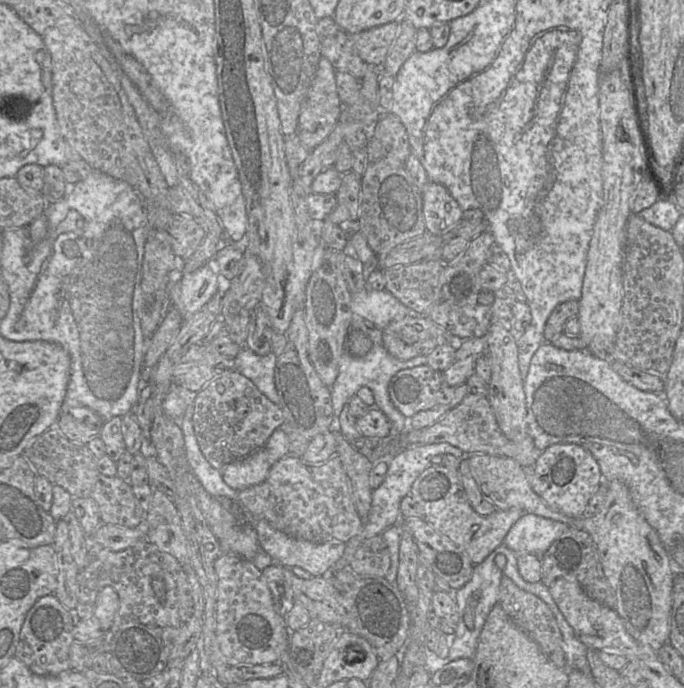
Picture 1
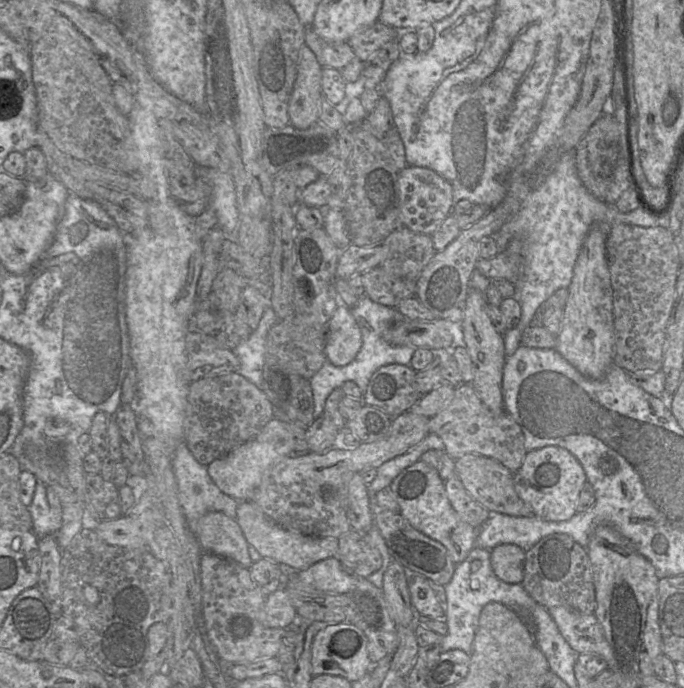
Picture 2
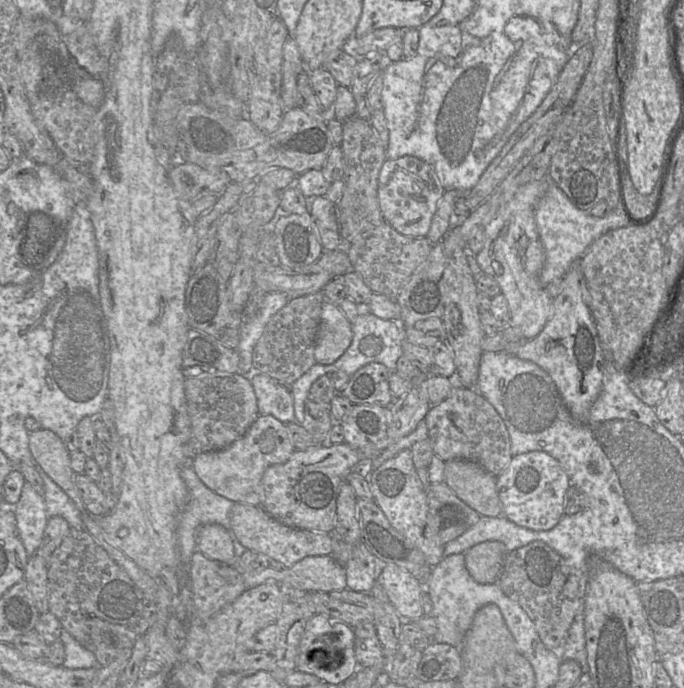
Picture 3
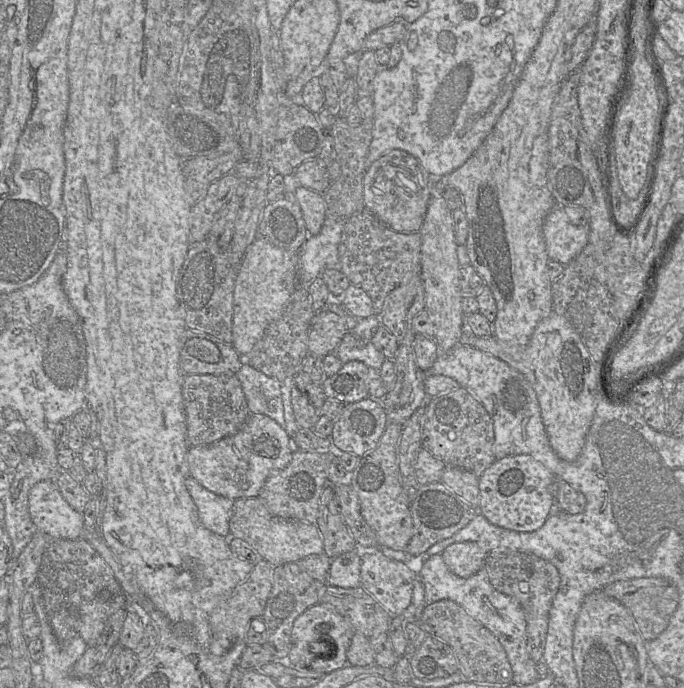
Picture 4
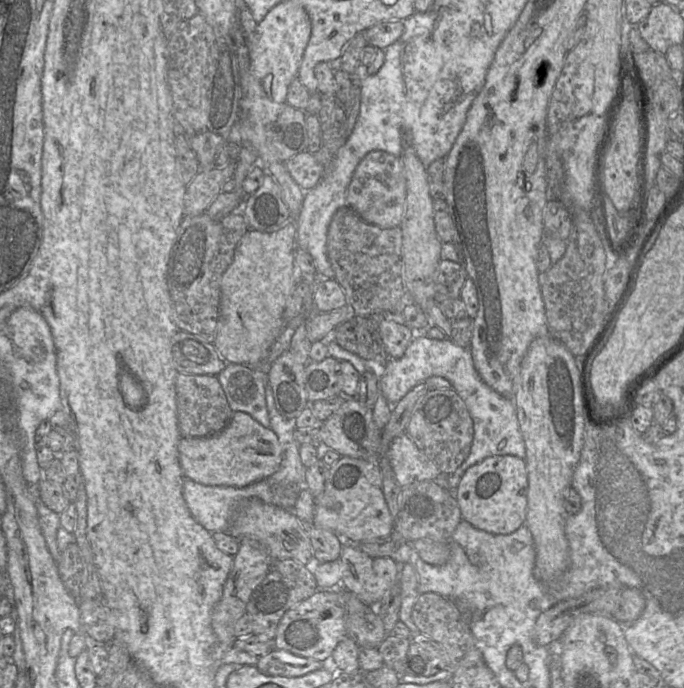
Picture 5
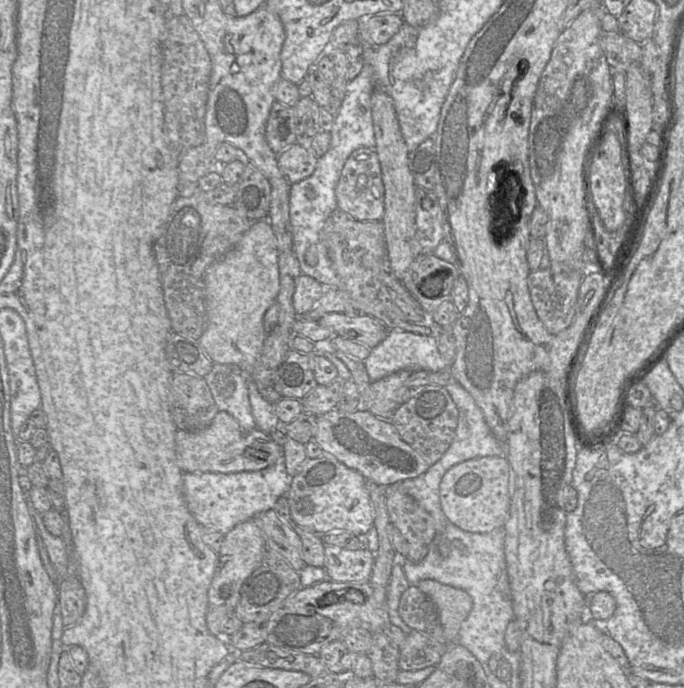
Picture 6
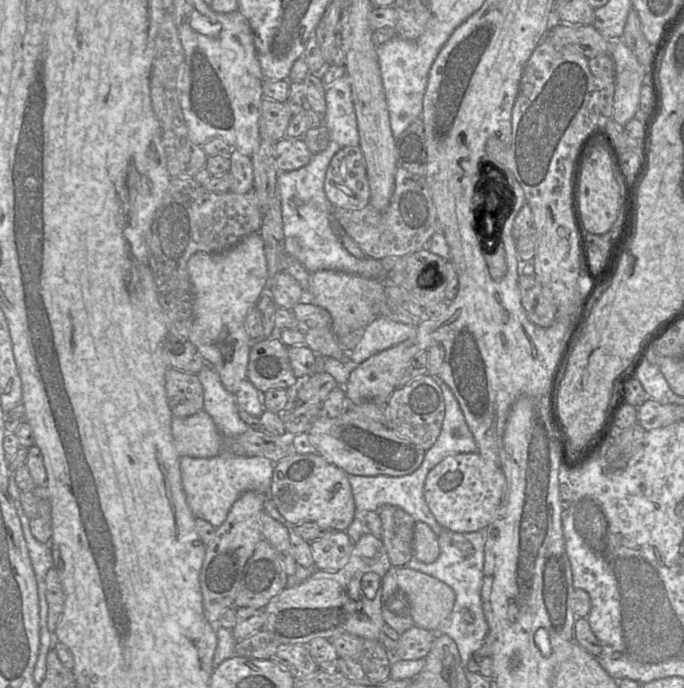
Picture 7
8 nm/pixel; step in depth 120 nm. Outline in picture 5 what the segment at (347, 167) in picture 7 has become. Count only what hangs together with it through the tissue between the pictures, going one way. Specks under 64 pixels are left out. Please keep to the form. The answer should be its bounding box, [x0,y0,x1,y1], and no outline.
[346,150,406,228]

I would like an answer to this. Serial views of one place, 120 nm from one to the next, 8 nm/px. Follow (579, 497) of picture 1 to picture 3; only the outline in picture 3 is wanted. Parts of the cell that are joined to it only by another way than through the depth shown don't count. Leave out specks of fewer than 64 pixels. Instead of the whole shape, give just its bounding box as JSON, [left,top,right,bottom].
[496,451,571,531]

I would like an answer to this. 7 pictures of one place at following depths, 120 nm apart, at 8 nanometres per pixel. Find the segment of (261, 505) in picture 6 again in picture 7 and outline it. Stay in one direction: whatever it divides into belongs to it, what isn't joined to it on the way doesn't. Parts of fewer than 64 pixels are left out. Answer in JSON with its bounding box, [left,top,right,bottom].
[180,452,274,528]

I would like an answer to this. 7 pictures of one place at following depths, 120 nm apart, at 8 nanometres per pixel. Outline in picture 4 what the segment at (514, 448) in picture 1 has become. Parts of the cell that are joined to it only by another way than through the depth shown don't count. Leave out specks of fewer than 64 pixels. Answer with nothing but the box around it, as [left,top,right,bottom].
[421,388,495,476]

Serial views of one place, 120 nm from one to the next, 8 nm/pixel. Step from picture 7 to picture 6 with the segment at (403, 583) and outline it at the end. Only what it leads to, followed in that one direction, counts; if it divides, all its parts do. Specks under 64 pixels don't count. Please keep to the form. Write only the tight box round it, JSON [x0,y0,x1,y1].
[416,579,473,643]

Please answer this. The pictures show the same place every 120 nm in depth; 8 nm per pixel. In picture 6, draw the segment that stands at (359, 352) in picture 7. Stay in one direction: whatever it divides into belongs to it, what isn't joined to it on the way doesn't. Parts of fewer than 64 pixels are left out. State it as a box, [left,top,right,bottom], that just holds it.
[363,329,451,381]

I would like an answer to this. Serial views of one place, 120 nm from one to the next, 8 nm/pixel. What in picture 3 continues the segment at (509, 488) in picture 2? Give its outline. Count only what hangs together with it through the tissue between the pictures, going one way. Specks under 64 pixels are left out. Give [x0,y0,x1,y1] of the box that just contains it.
[443,461,503,516]

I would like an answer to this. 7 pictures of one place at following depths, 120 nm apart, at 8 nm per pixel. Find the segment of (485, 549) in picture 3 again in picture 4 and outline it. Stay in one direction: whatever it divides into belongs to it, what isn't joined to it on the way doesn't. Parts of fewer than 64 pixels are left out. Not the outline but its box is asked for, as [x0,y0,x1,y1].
[441,542,487,578]

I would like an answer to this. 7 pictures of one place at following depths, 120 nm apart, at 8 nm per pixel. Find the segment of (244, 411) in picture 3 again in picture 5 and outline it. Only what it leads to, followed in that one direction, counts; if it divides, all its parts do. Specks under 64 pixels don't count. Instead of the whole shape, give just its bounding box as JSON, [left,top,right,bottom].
[176,373,234,438]

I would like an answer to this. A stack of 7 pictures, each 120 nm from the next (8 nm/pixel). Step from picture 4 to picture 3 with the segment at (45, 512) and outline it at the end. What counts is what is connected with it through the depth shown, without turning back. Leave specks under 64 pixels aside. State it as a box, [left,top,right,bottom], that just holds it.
[38,471,85,529]

